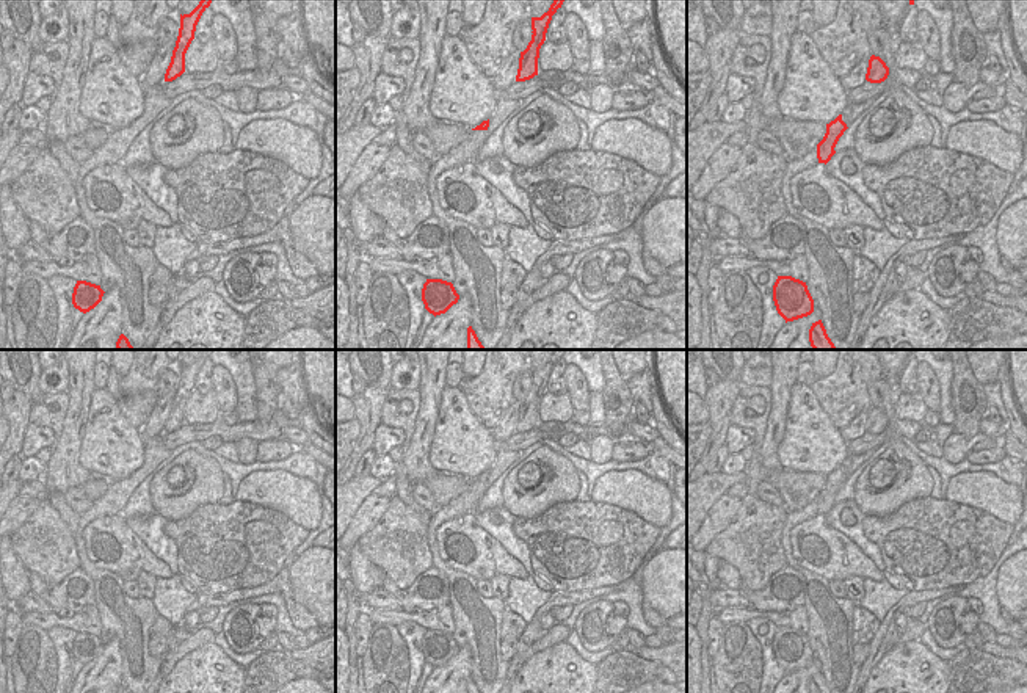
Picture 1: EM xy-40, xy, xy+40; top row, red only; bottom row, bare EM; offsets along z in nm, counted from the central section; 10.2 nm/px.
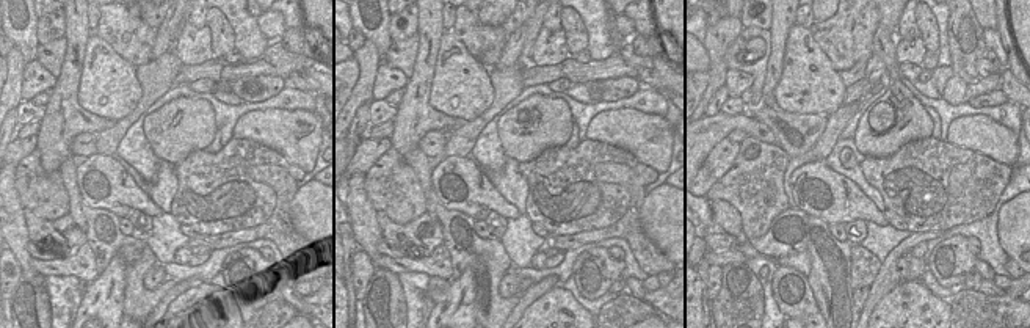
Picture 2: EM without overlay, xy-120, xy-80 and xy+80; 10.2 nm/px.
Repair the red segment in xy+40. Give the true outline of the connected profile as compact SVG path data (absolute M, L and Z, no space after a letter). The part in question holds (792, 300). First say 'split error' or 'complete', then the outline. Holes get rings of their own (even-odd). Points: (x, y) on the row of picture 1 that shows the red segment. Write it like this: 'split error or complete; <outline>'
complete; M778 276L773 285L773 301L786 323L814 312L814 299L806 282L792 276Z

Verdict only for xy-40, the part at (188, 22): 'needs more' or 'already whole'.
already whole

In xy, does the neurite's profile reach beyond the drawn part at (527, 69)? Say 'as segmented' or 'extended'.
as segmented

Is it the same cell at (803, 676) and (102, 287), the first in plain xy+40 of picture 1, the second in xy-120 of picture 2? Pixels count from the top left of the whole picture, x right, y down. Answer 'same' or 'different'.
same

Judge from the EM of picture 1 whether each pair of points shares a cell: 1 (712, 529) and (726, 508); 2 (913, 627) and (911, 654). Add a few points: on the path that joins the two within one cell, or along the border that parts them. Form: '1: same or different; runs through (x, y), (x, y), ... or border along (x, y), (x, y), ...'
1: same; runs through (714, 524), (722, 513)
2: different; border along (918, 638), (900, 643)

